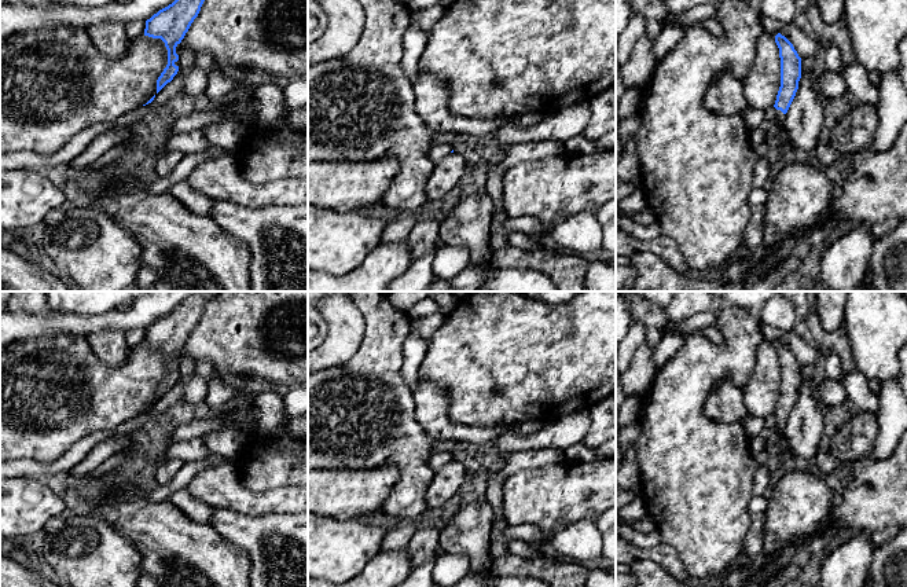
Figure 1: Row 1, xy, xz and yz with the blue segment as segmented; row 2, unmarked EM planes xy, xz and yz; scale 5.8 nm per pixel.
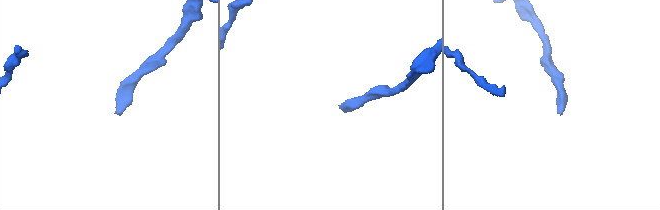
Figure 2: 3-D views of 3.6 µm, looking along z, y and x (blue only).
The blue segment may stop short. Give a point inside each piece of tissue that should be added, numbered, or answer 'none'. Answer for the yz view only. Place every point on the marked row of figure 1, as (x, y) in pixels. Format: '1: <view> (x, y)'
1: yz (781, 117)

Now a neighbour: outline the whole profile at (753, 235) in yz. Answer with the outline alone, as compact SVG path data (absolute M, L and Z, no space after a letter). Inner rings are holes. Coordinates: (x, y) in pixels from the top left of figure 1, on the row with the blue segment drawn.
M764 205L752 206L752 216L743 232L742 241L743 252L759 253L759 250L761 249L764 238L764 217L765 217Z

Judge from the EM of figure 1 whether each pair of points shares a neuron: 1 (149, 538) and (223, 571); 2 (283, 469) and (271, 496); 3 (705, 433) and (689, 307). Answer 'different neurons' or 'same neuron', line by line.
1: same neuron
2: different neurons
3: different neurons

